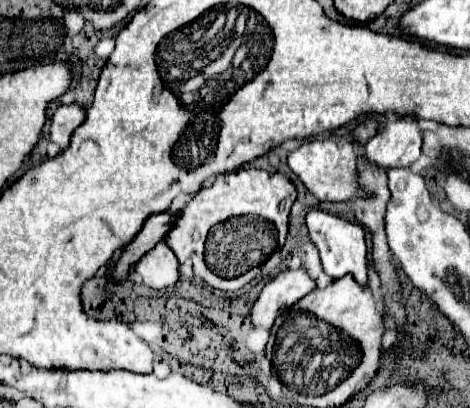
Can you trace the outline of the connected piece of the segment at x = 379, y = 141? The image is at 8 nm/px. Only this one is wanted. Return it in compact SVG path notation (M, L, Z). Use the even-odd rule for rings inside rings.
M388 116L386 126L364 146L364 160L376 162L376 166L408 168L420 158L422 136L418 122L412 118Z

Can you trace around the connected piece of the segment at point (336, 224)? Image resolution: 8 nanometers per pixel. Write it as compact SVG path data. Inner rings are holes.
M312 210L306 216L306 224L308 224L308 232L310 232L312 242L316 244L318 252L320 252L324 272L332 280L342 278L346 274L352 274L354 280L360 286L368 286L368 258L366 258L368 248L366 248L366 242L364 242L362 226L354 224L354 222L348 222L348 220L342 220L338 216L326 214L322 210Z

